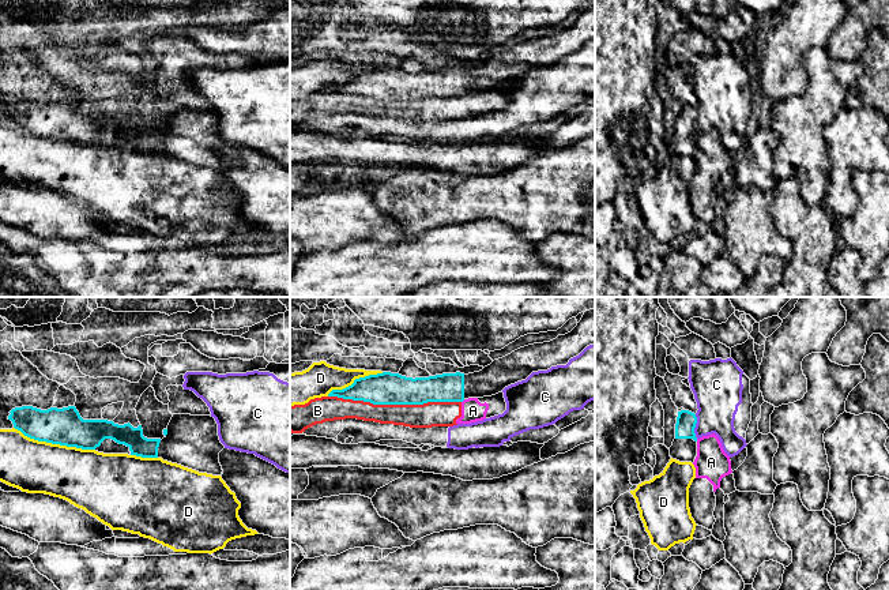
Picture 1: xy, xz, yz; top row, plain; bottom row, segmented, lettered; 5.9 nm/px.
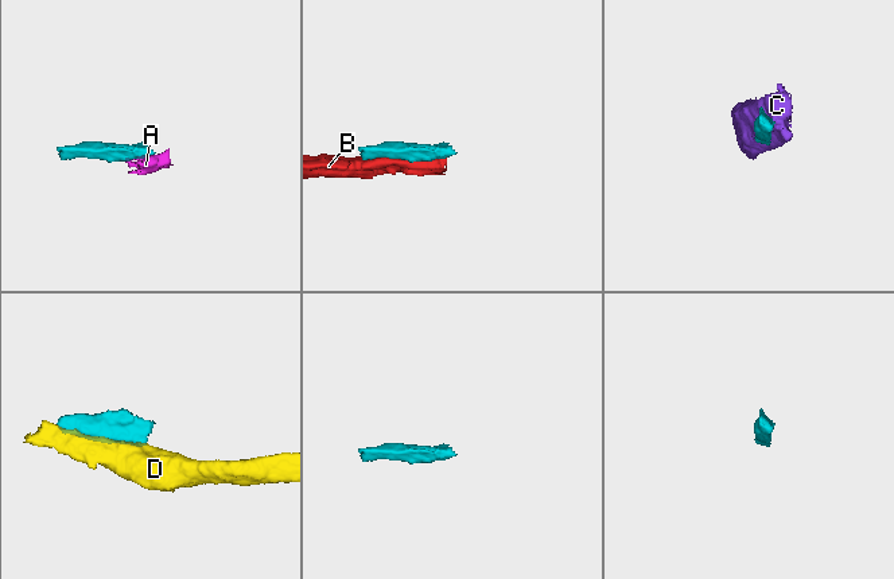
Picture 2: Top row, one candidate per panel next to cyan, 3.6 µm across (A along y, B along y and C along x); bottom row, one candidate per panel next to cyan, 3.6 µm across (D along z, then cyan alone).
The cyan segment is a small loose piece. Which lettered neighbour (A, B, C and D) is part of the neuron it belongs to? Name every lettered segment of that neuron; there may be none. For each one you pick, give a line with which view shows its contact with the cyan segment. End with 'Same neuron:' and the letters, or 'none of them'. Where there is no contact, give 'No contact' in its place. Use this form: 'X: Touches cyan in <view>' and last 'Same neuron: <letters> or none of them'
Same neuron: none of them

